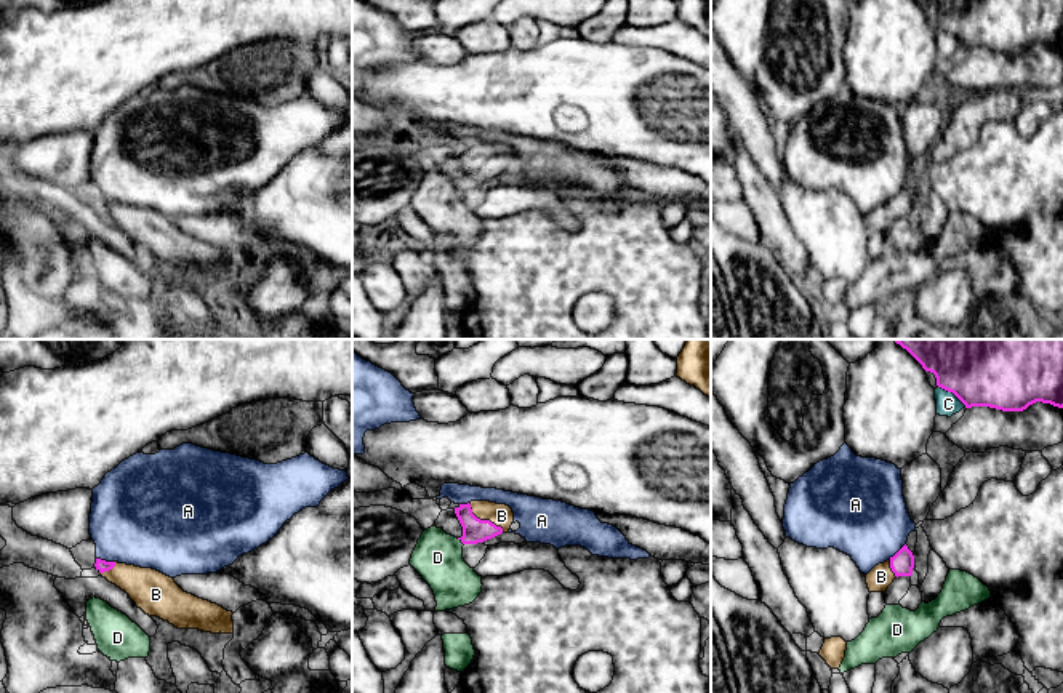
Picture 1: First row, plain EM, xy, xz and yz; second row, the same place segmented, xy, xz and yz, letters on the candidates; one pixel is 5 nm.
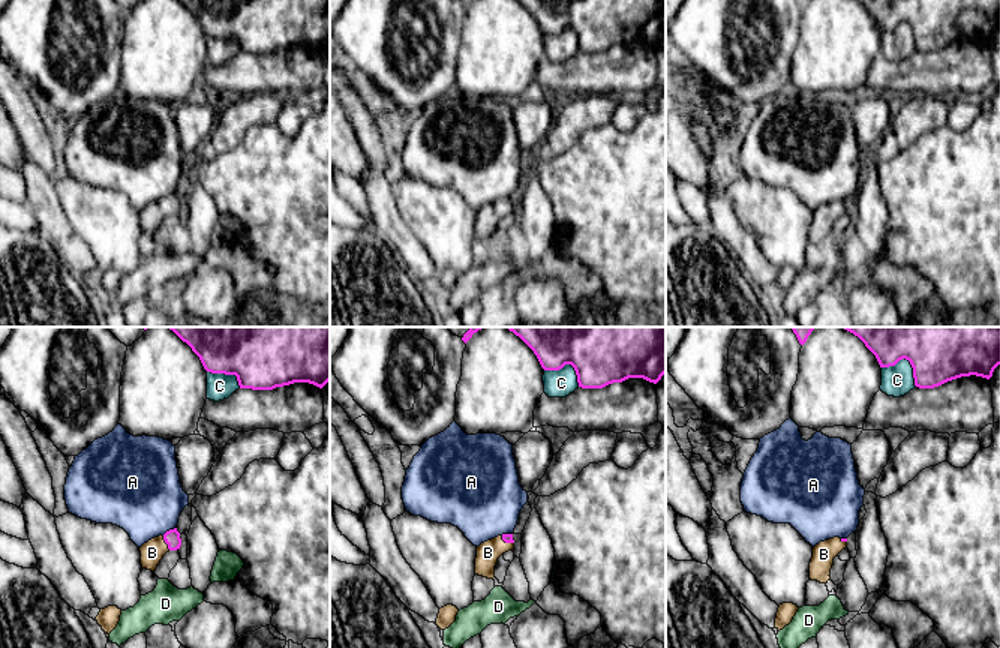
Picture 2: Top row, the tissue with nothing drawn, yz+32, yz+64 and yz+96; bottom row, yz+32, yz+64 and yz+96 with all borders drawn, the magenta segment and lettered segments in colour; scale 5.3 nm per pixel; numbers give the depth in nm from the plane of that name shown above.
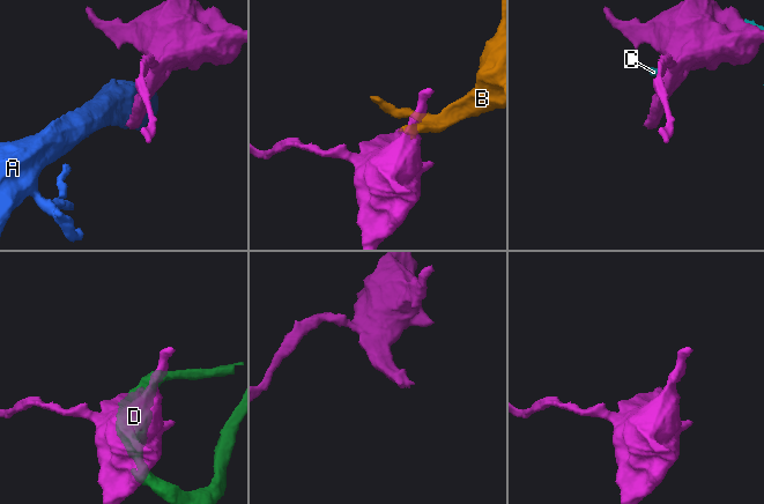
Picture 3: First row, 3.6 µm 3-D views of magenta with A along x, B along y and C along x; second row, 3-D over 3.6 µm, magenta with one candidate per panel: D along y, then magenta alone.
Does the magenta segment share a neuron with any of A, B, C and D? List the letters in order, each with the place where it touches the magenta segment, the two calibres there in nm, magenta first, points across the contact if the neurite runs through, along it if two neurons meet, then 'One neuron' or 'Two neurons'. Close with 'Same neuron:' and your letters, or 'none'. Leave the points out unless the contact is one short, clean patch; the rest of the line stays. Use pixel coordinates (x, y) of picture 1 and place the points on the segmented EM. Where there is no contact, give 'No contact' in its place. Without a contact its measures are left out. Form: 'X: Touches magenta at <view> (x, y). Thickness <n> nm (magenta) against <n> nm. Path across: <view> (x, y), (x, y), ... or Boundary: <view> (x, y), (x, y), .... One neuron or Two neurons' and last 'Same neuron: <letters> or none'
A: Touches magenta at xy (106, 562). Thickness 60 nm (magenta) against 440 nm. Boundary: xy (96, 557), (114, 562). Two neurons
B: Touches magenta at xz (484, 520). Thickness 130 nm (magenta) against 110 nm. Path across: xz (474, 530), (484, 520), (501, 516). One neuron
C: Touches magenta at yz (953, 392). Thickness 500 nm (magenta) against 110 nm. Two neurons
D: Touches magenta at xz (461, 541). Thickness 130 nm (magenta) against 240 nm. Two neurons
Same neuron: B

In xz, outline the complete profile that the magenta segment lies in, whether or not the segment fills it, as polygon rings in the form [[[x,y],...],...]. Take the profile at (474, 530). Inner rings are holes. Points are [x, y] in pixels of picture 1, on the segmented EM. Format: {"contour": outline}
{"contour": [[[490,501],[459,504],[455,514],[463,527],[463,536],[458,538],[463,544],[477,544],[507,533],[514,522],[509,506]]]}

